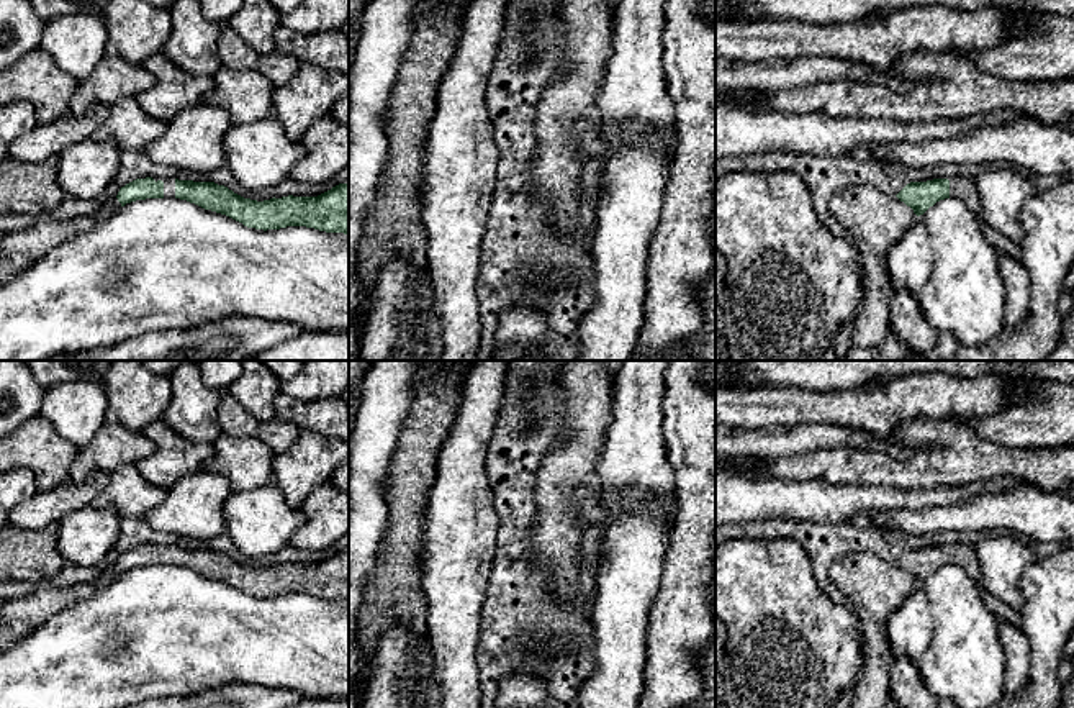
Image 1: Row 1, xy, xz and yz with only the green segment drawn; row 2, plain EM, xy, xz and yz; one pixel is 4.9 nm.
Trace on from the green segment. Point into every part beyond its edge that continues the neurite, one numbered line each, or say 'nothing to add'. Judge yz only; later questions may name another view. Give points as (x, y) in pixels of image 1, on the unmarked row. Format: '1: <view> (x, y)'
1: yz (965, 556)

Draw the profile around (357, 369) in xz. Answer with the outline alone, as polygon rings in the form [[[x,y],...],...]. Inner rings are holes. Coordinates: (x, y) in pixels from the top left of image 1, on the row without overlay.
[[[349,361],[349,446],[350,433],[355,424],[357,410],[362,400],[362,380],[373,361]]]

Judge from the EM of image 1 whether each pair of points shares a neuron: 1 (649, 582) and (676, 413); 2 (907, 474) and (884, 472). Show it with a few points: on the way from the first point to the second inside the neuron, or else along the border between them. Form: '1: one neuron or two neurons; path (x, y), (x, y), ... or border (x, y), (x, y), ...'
1: two neurons; border (662, 425), (675, 490)
2: one neuron; path (902, 474), (889, 472)

